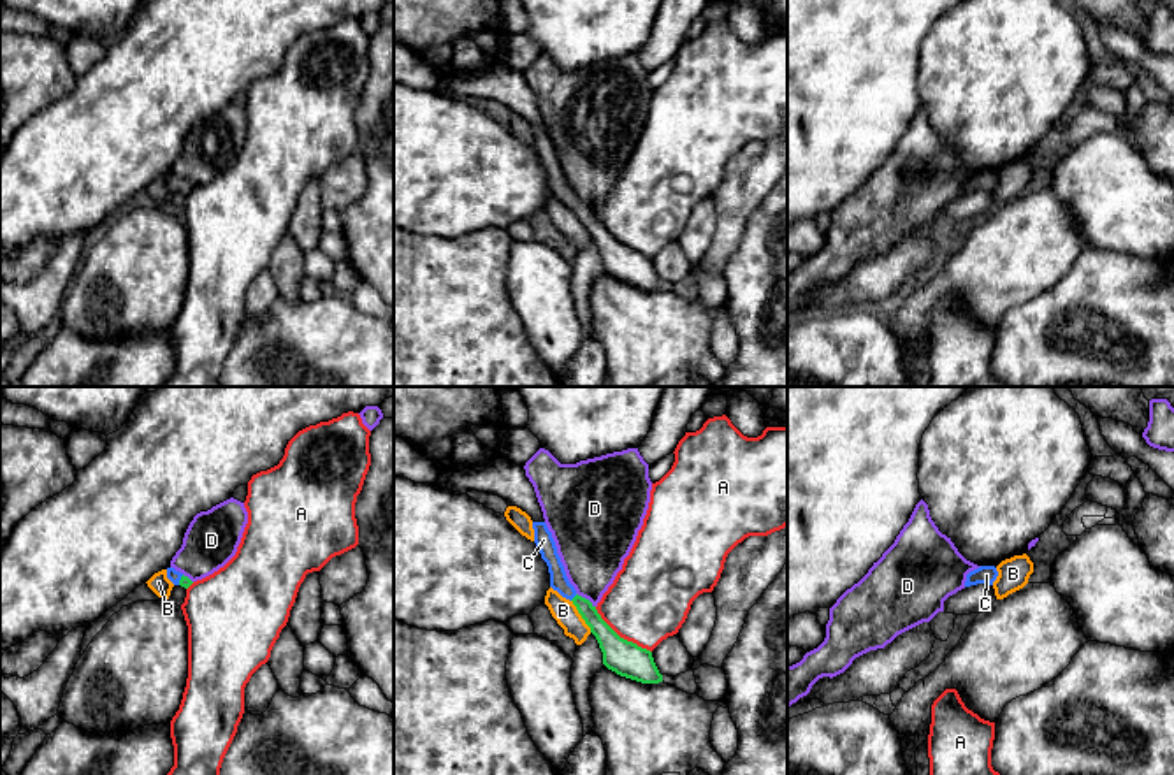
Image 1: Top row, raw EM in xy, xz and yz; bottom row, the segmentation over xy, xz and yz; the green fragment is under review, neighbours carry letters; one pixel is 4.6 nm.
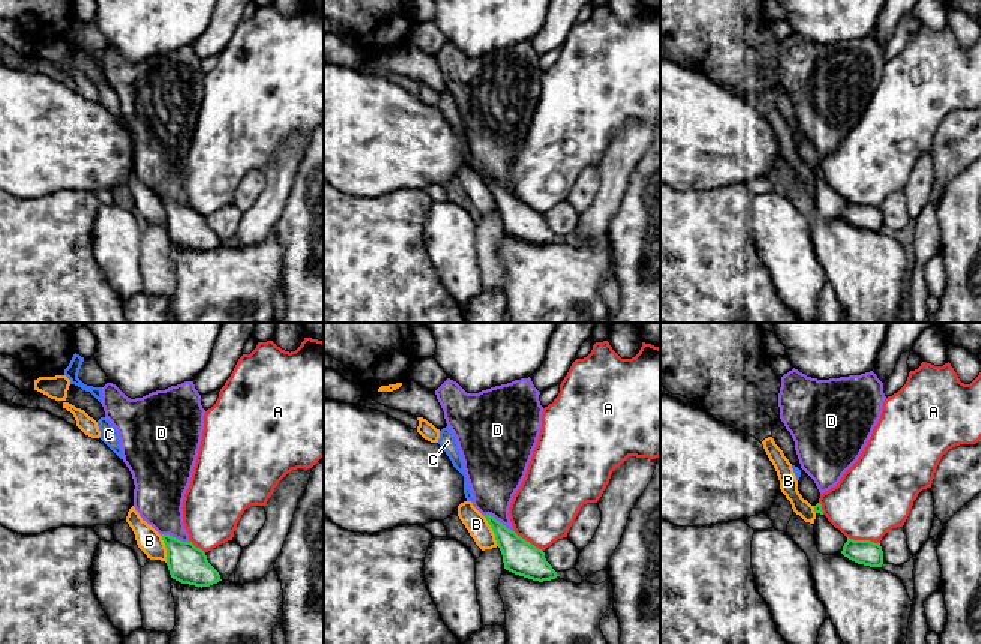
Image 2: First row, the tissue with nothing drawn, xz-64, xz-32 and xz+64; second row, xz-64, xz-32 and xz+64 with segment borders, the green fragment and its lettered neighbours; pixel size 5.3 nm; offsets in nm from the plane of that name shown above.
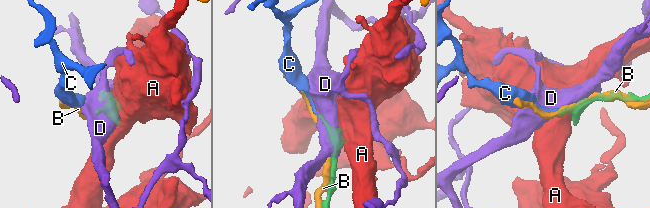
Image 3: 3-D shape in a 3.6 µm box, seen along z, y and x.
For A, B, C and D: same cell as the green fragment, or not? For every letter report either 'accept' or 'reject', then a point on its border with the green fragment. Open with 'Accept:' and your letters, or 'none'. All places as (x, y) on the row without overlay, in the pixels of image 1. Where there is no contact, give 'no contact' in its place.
Accept: C
A: reject | xz (619, 243)
B: reject | xz (580, 220)
C: accept | xz (575, 202)
D: reject | xz (584, 204)

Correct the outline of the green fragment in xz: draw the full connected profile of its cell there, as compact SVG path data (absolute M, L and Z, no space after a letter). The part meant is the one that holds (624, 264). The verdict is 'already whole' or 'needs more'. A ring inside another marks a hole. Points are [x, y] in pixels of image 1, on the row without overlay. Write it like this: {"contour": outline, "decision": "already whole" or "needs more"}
{"contour": "M533 128L534 149L541 160L541 165L548 172L550 193L557 197L562 204L569 206L591 239L596 243L599 255L603 258L603 271L620 283L641 288L641 290L659 290L663 281L659 279L652 258L638 253L633 248L620 244L598 220L596 213L576 200L575 193L569 190L561 163L557 160L555 148L545 128Z", "decision": "needs more"}

